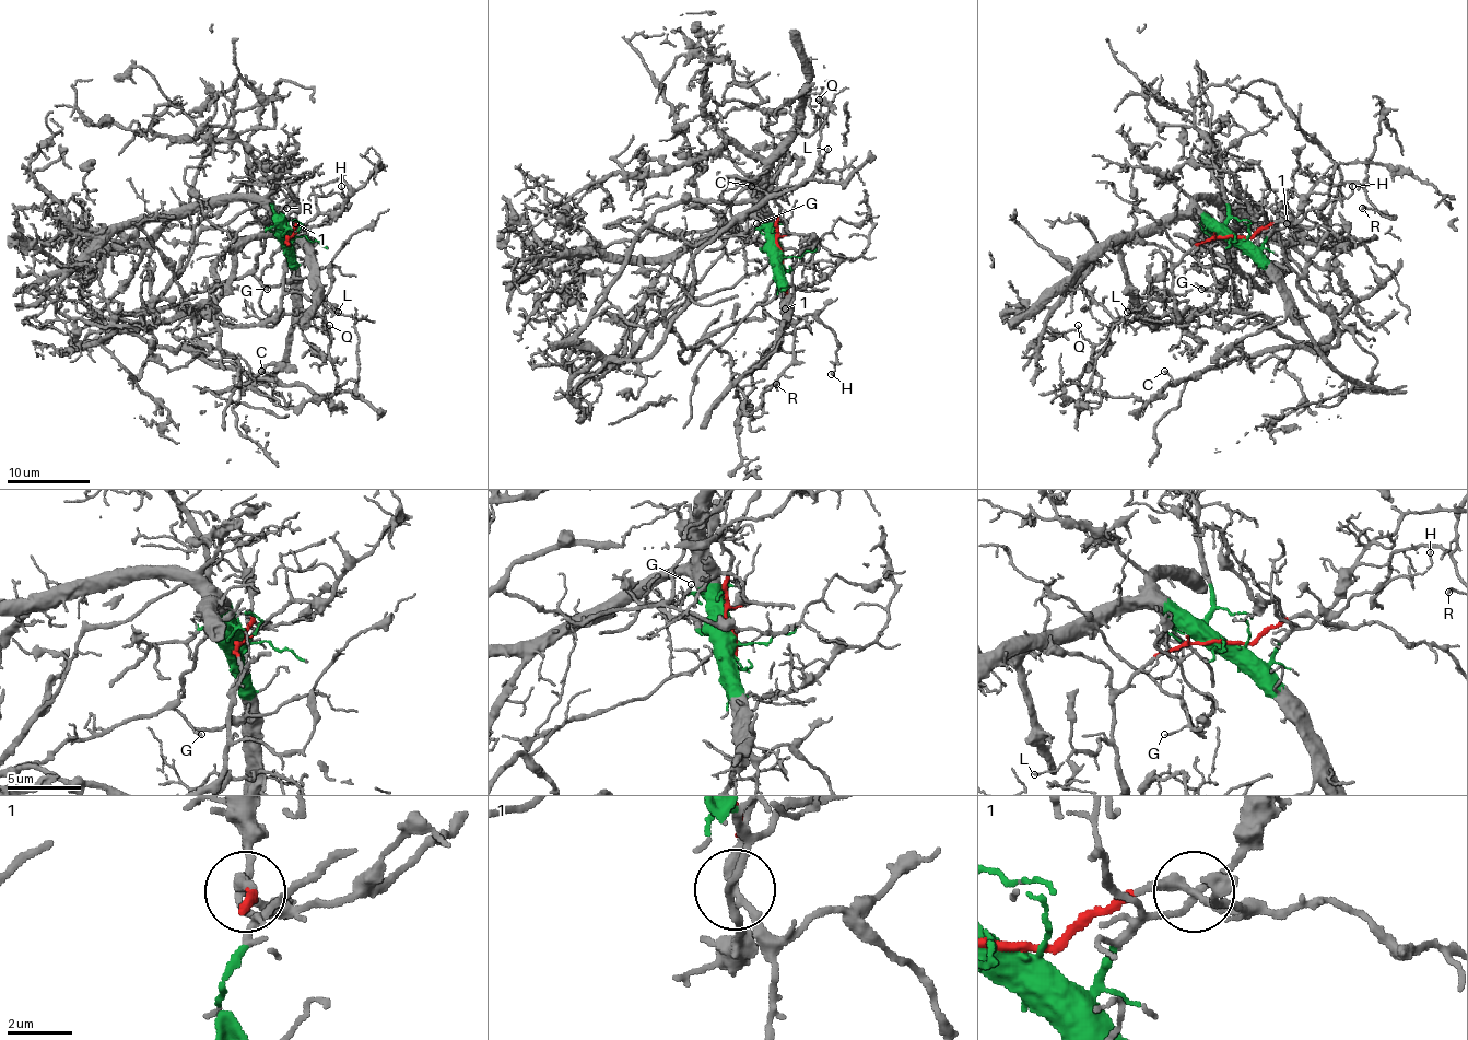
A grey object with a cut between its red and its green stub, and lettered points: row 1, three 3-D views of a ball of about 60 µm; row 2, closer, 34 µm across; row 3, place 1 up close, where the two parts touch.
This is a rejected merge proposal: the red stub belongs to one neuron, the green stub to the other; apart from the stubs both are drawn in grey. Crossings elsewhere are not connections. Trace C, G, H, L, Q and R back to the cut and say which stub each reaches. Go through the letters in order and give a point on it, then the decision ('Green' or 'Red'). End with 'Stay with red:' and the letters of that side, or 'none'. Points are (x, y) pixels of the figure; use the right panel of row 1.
C: Place: (1164, 371). Red
G: Place: (1201, 289). Red
H: Place: (1352, 186). Red
L: Place: (1127, 312). Red
Q: Place: (1078, 325). Red
R: Place: (1362, 208). Red
Stay with red: C, G, H, L, Q, R

